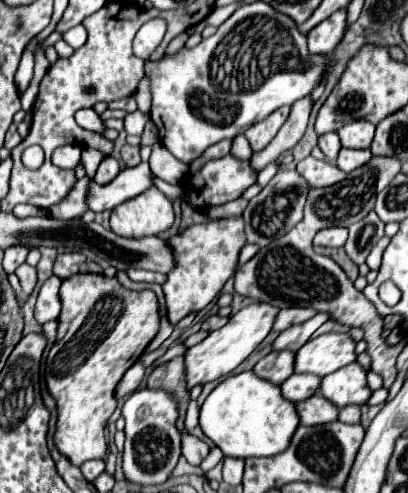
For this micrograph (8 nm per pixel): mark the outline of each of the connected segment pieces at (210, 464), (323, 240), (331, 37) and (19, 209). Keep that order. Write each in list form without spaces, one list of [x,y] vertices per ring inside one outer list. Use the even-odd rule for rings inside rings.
[[[213,447],[213,449],[211,449],[211,453],[207,455],[207,459],[205,459],[199,467],[203,469],[203,473],[207,473],[207,471],[209,471],[209,469],[213,469],[213,467],[223,459],[223,457],[225,457],[225,455],[221,455],[221,451],[219,451],[217,447]]]
[[[329,227],[329,229],[321,229],[315,239],[313,245],[321,245],[321,247],[343,247],[347,239],[347,229],[343,227]]]
[[[345,9],[337,11],[329,19],[325,19],[321,25],[317,25],[309,31],[307,45],[309,45],[311,55],[333,53],[333,49],[337,47],[337,43],[343,37],[343,31],[345,31],[345,17],[347,17]]]
[[[19,204],[14,208],[13,214],[20,219],[24,219],[31,216],[47,216],[48,210],[27,204]]]

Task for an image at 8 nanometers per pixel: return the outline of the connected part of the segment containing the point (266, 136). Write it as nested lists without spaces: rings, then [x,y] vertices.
[[[281,107],[277,111],[273,111],[273,115],[269,115],[267,119],[255,123],[253,127],[249,127],[245,131],[245,137],[251,143],[253,151],[261,151],[269,145],[269,141],[277,135],[279,127],[285,123],[285,119],[289,117],[289,107]]]

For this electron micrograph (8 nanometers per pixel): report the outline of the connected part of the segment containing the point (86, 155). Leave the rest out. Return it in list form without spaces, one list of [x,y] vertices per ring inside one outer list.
[[[83,149],[81,163],[85,165],[85,169],[87,169],[87,175],[89,175],[89,177],[95,177],[99,163],[101,163],[101,159],[103,159],[103,157],[105,157],[105,155],[103,155],[101,151],[97,151],[97,149]]]

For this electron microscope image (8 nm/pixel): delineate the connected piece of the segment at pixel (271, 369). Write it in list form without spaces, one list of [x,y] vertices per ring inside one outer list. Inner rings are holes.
[[[271,351],[255,365],[255,373],[275,385],[281,385],[289,375],[293,375],[293,355],[295,351]]]

